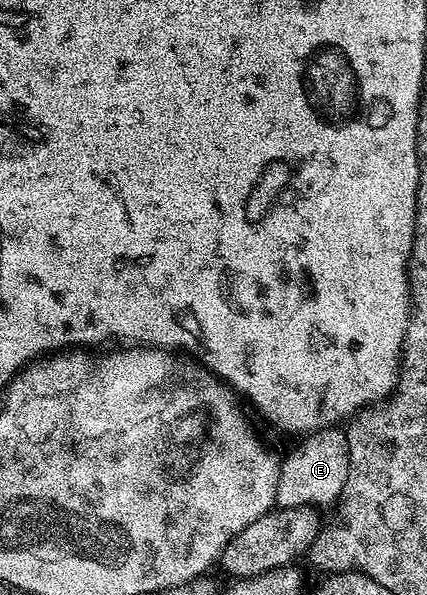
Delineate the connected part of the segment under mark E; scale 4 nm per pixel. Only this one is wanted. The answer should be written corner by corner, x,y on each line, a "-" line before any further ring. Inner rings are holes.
339,427
323,428
308,434
297,449
280,464
279,489
276,504
282,507
321,507
323,503
336,502
343,493
348,480
351,458
349,457
350,436

